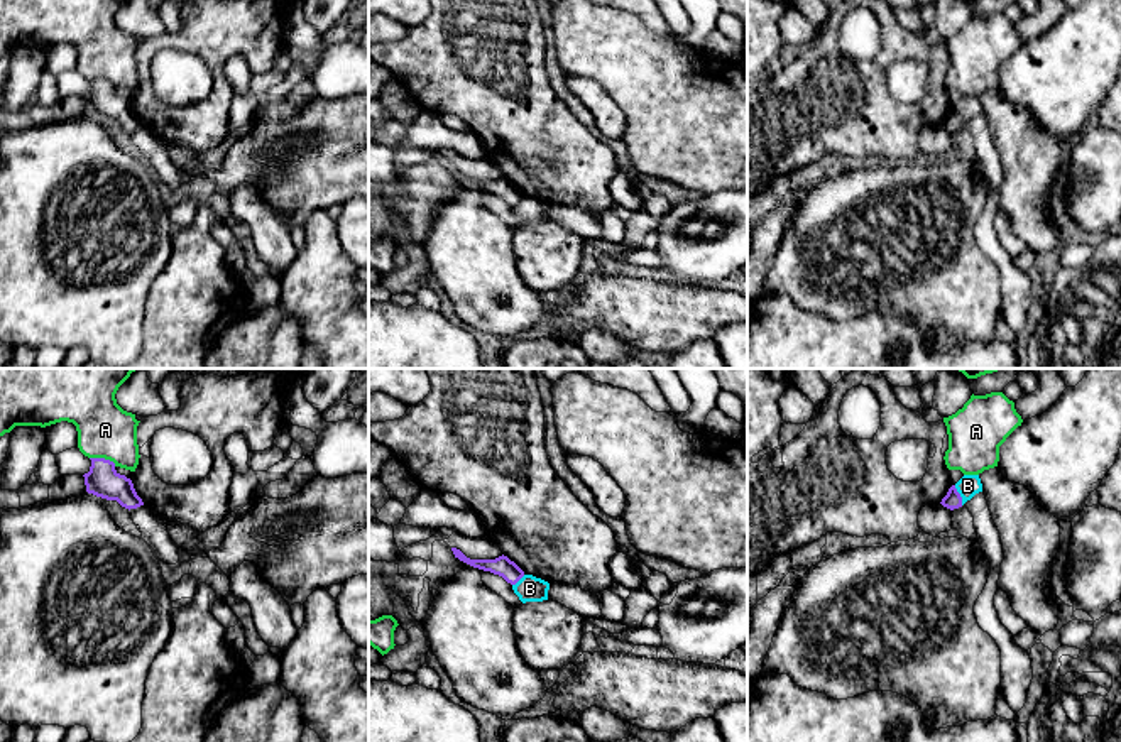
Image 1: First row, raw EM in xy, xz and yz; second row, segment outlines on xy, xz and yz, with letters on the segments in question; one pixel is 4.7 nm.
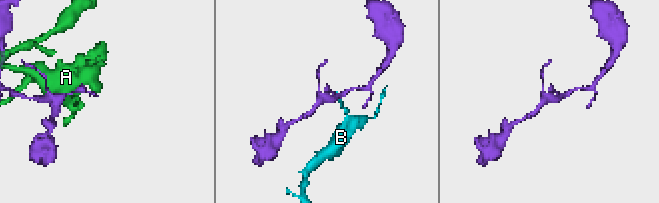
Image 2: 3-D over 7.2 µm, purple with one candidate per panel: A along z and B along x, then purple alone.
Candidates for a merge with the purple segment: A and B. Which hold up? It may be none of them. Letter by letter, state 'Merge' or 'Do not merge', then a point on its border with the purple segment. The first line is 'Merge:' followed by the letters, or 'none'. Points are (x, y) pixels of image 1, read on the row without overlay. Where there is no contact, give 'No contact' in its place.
Merge: none
A: Do not merge. Touches purple at xy (103, 80)
B: Do not merge. Touches purple at yz (959, 117)

